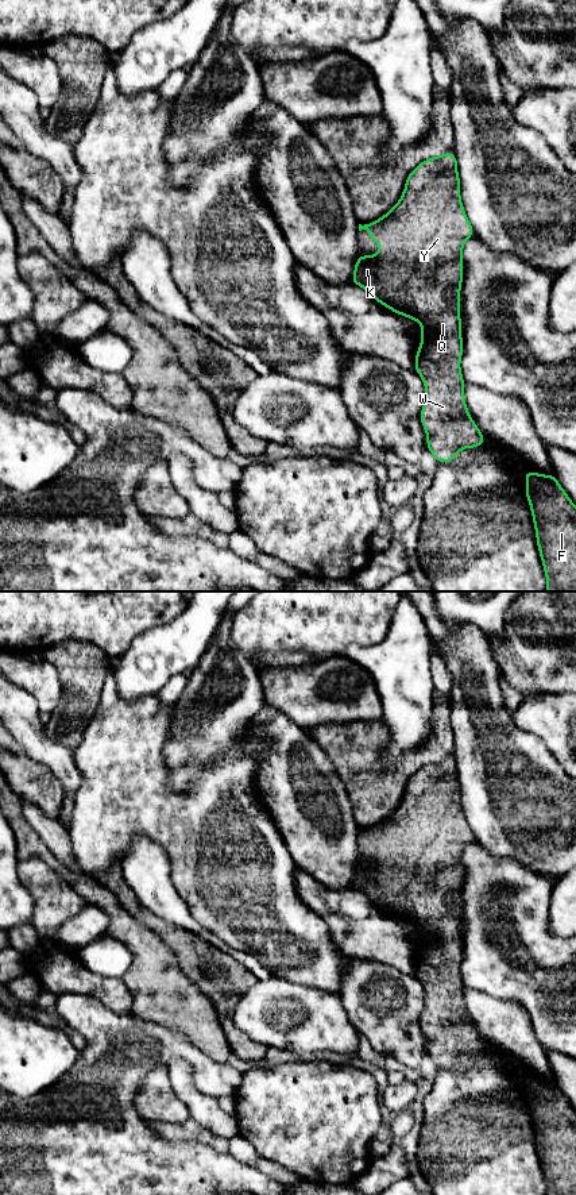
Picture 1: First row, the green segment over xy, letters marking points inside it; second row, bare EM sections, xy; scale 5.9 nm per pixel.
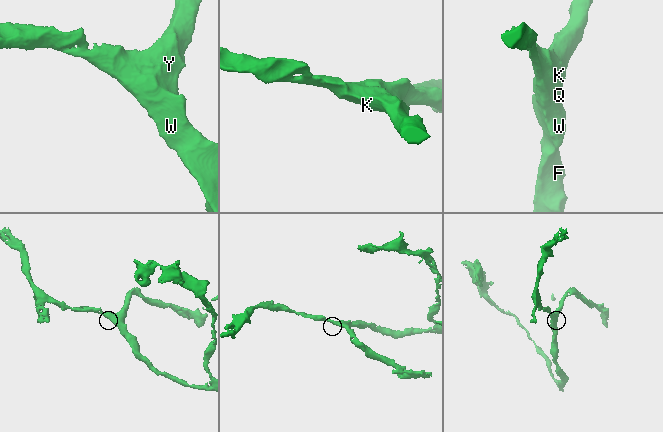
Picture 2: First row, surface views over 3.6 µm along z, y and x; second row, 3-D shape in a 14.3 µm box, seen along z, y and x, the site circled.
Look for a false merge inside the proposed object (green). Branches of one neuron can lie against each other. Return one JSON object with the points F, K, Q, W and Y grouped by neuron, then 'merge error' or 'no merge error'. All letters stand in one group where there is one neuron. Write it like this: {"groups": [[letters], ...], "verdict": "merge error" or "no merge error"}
{"groups": [["F", "K", "Q", "W", "Y"]], "verdict": "no merge error"}

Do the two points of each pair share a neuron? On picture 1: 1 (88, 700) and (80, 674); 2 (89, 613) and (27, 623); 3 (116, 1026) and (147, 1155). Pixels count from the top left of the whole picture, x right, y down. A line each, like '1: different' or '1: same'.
1: same
2: same
3: same

